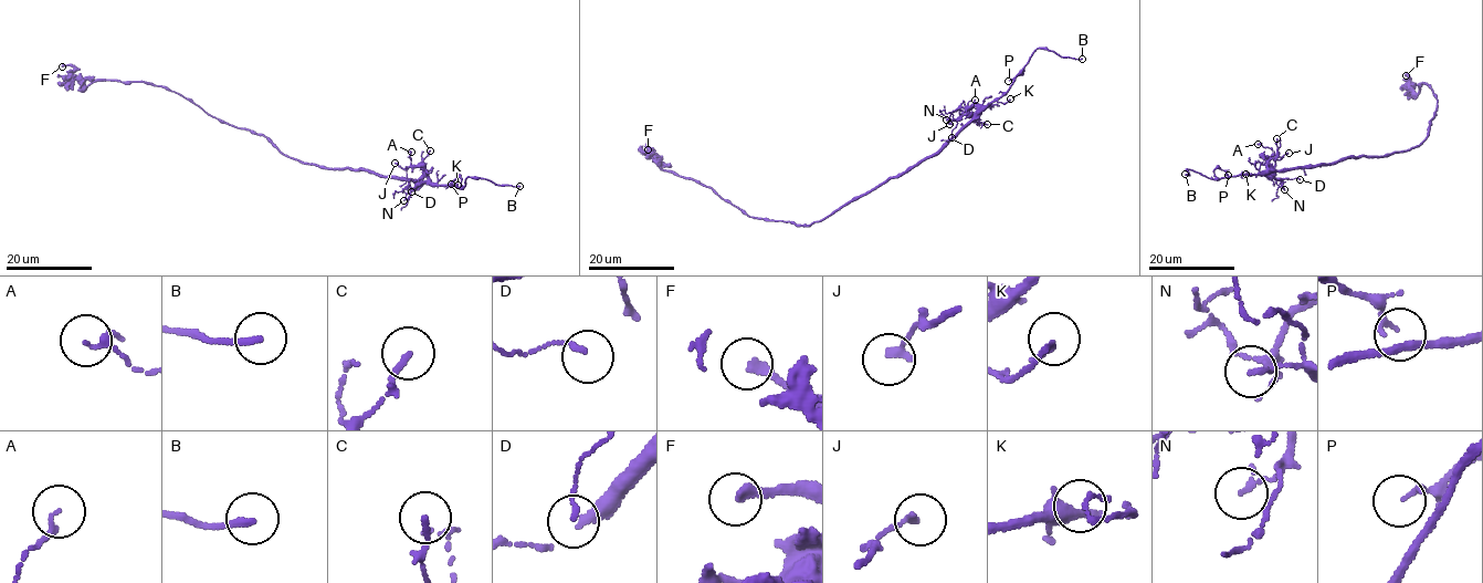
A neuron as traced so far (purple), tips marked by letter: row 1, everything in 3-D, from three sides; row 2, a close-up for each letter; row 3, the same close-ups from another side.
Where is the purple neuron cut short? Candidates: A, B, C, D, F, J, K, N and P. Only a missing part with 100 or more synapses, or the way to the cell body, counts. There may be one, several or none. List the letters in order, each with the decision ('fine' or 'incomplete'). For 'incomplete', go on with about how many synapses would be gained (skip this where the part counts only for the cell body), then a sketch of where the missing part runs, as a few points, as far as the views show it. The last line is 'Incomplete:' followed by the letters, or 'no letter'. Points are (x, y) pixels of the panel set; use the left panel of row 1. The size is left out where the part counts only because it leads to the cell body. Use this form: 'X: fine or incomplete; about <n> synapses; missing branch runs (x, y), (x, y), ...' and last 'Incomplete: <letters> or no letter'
A: fine
B: incomplete; missing branch runs (519, 186), (550, 179), (571, 180), (572, 176)
C: fine
D: fine
F: fine
J: fine
K: fine
N: fine
P: fine
Incomplete: B

